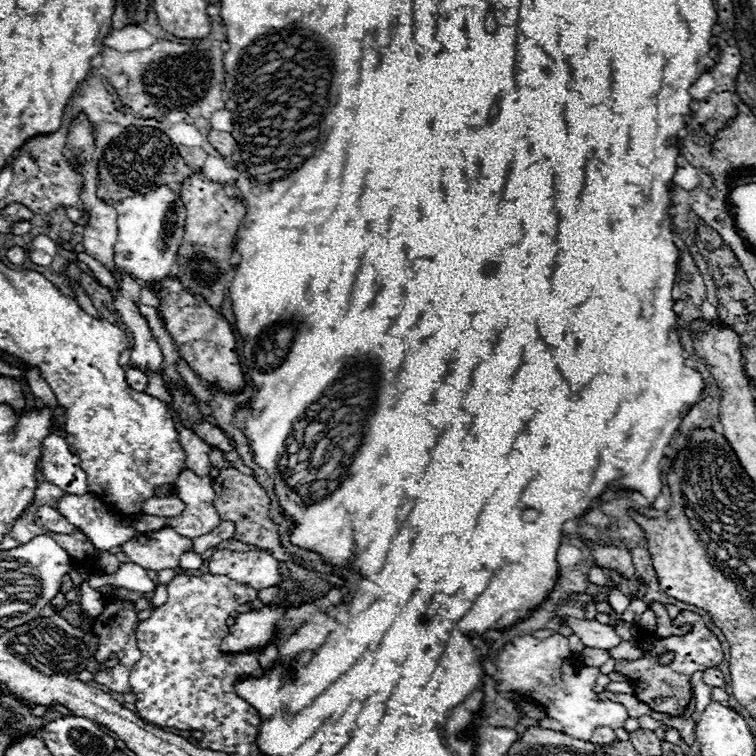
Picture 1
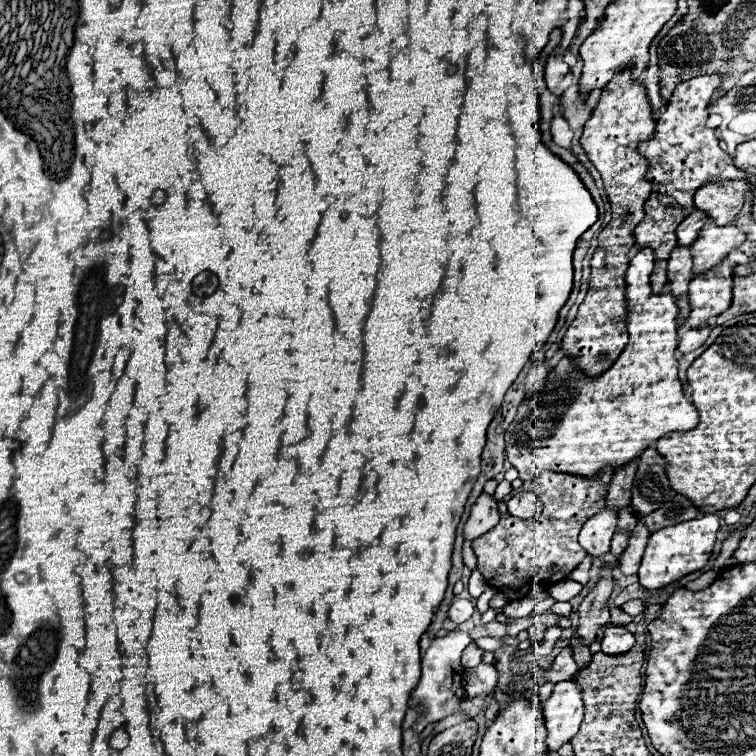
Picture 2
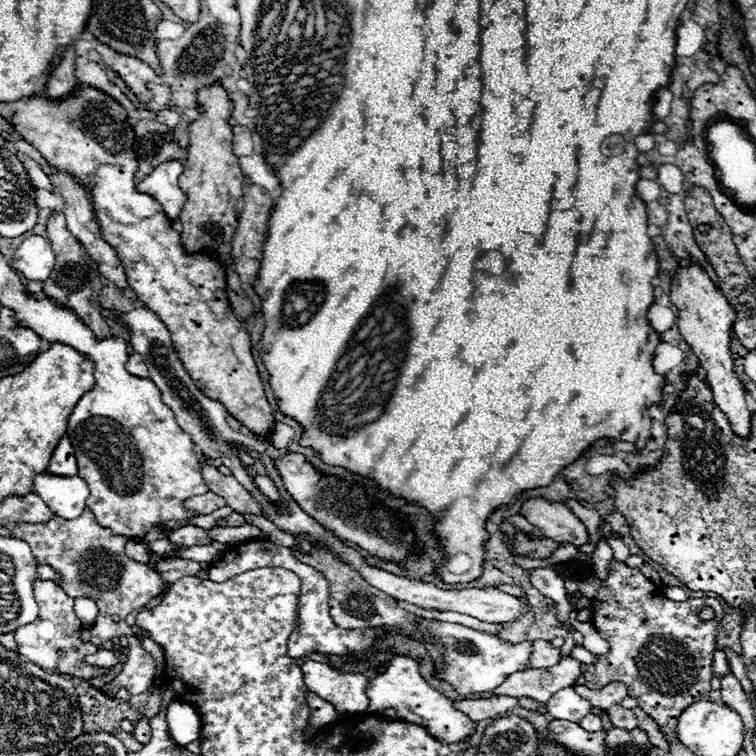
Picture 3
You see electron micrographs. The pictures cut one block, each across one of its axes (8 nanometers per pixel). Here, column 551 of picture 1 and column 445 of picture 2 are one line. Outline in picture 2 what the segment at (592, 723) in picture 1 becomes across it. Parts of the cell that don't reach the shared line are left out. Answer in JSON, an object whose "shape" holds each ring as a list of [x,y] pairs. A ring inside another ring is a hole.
{"shape":[[[450,632],[444,638],[434,638],[430,648],[424,652],[424,656],[422,656],[422,678],[420,678],[418,686],[414,688],[414,692],[410,696],[410,706],[416,706],[416,704],[426,706],[426,712],[412,726],[416,732],[422,732],[430,722],[442,720],[456,710],[466,710],[470,716],[476,716],[484,706],[485,696],[478,696],[474,700],[470,700],[466,696],[464,688],[462,688],[464,668],[460,664],[460,656],[470,642],[472,642],[472,638],[466,632]]]}

